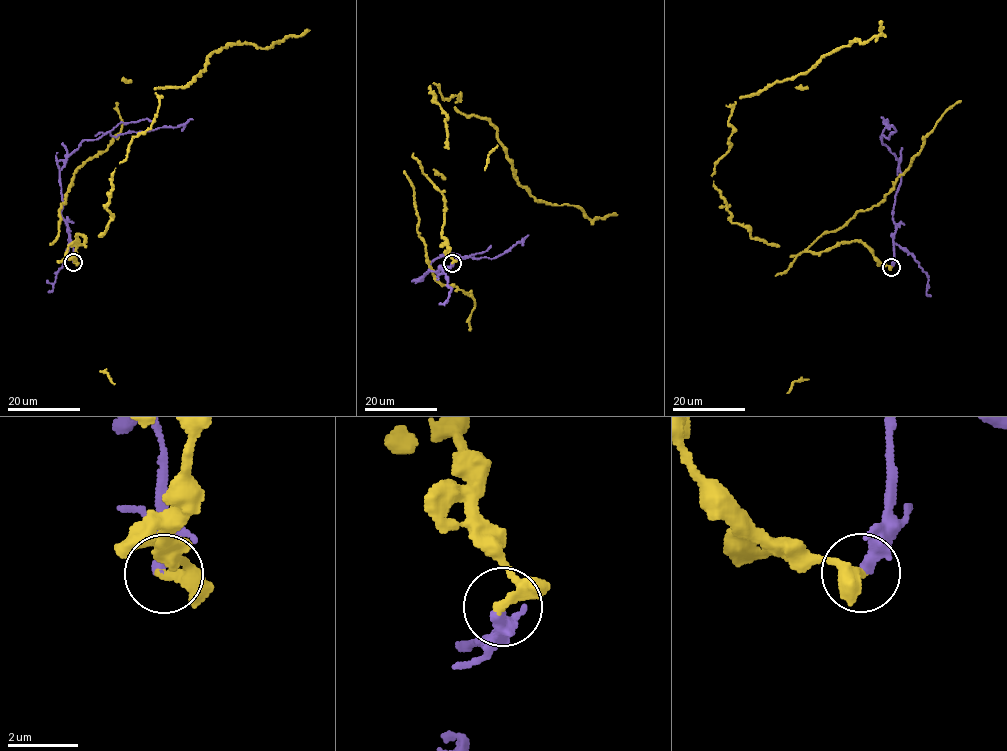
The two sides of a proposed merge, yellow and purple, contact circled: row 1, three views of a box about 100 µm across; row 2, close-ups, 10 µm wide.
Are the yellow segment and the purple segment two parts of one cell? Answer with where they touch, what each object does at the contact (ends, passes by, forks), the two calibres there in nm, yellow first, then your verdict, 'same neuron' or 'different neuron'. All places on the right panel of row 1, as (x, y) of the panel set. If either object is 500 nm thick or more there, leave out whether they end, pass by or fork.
(891, 267) | yellow passes by | purple ends | 280/400 nm | different neuron

